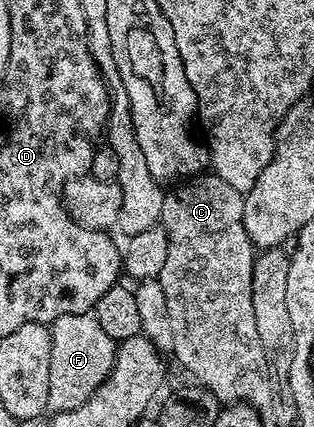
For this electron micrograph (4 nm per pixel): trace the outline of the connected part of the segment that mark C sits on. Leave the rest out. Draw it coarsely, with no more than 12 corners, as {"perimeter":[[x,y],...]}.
{"perimeter":[[169,188],[171,356],[221,406],[272,407],[244,194]]}

